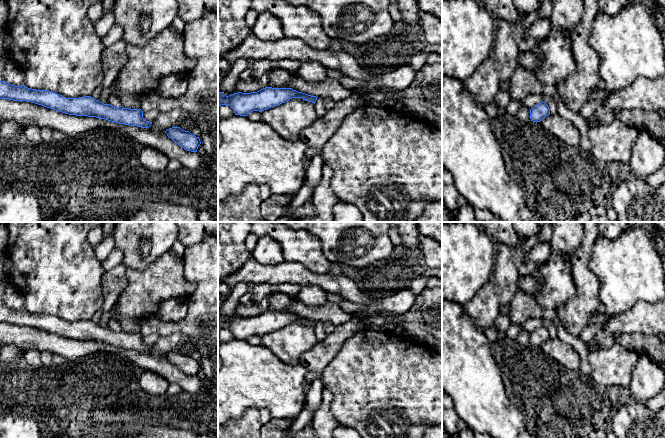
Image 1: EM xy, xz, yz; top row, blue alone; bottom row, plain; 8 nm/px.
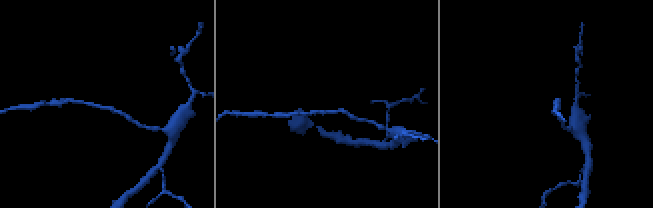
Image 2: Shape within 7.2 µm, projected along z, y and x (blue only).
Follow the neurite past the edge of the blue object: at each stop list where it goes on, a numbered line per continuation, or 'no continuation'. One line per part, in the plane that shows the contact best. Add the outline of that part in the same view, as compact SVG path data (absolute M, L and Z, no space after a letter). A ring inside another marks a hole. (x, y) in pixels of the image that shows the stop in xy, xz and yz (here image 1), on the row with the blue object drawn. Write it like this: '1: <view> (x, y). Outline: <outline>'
no continuation

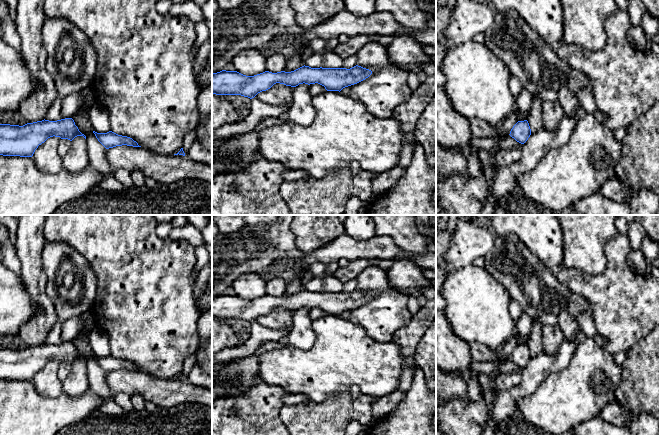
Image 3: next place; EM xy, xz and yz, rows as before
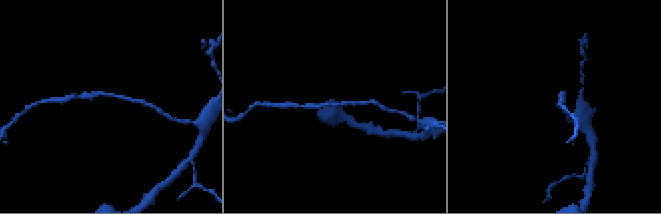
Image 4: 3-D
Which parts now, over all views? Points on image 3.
no continuation

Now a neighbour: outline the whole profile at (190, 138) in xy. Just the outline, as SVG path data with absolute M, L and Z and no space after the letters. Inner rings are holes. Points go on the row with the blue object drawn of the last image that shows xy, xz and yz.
M194 129L189 133L187 133L186 136L184 137L182 148L185 153L185 156L189 155L190 148L192 147L193 143L196 141L196 134L197 131L196 129Z

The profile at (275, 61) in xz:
M274 50L266 55L266 71L277 73L285 70L286 67L285 55L277 50Z

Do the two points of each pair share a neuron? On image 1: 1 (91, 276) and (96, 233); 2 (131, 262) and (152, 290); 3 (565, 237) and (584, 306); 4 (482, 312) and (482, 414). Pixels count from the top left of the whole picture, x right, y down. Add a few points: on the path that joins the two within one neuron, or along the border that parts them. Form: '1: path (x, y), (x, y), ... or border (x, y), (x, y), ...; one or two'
1: border (88, 232), (87, 241), (93, 247); two
2: border (158, 258), (141, 270), (127, 268); two
3: border (583, 234), (578, 247), (565, 256), (571, 277); two
4: border (465, 313), (483, 330); two

